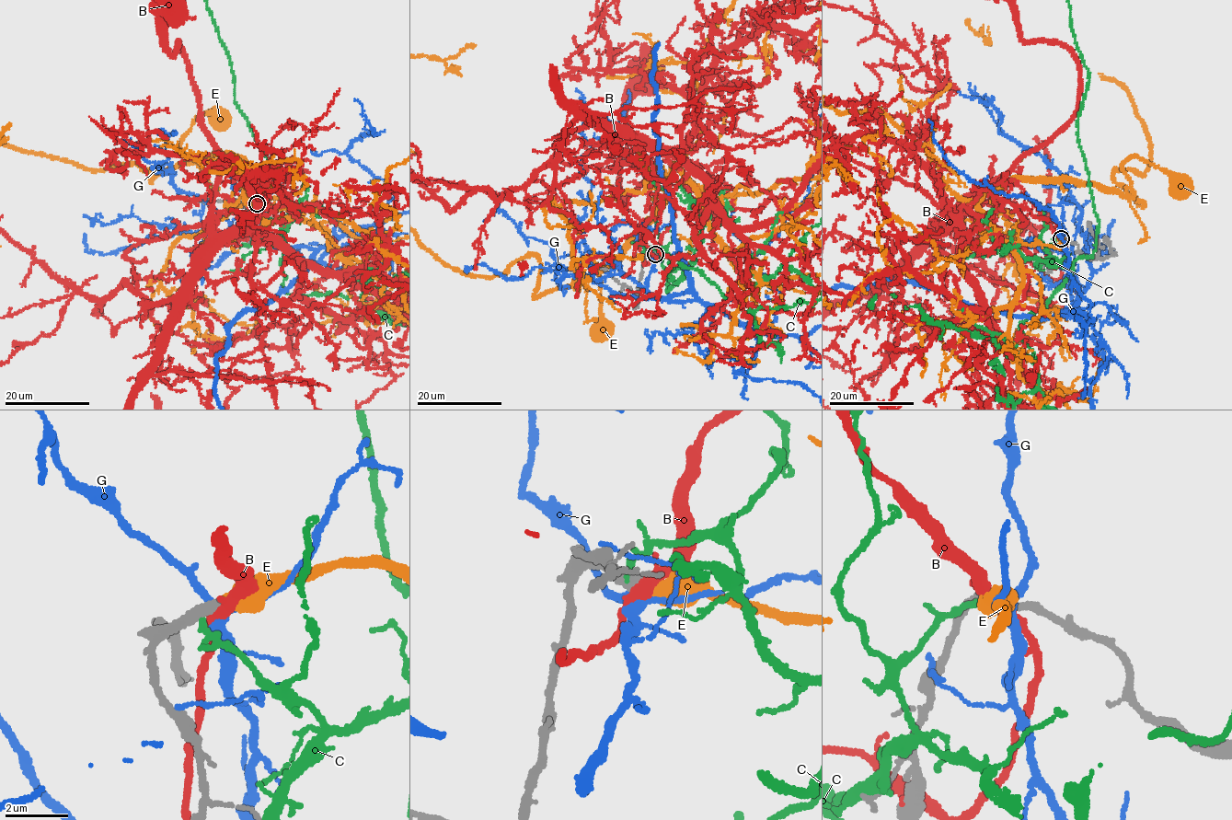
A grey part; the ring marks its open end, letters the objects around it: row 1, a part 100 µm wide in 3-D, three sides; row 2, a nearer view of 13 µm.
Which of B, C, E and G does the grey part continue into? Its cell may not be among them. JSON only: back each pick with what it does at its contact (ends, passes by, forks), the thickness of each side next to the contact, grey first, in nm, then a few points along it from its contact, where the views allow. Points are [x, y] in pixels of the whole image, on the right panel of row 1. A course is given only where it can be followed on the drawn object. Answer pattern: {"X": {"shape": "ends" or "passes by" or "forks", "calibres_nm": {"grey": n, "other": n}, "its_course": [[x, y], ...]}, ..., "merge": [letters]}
{"E": {"shape": "ends", "calibres_nm": {"grey": 440, "other": 600}, "its_course": [[1061, 238], [996, 241], [982, 231], [979, 202], [1016, 179], [1134, 197], [1122, 164], [1134, 157], [1179, 190]]}, "merge": ["E"]}

